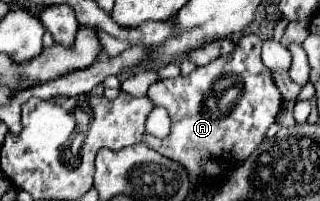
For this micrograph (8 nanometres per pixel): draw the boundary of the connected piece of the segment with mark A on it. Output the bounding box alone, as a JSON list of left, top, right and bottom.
[144,36,282,184]

